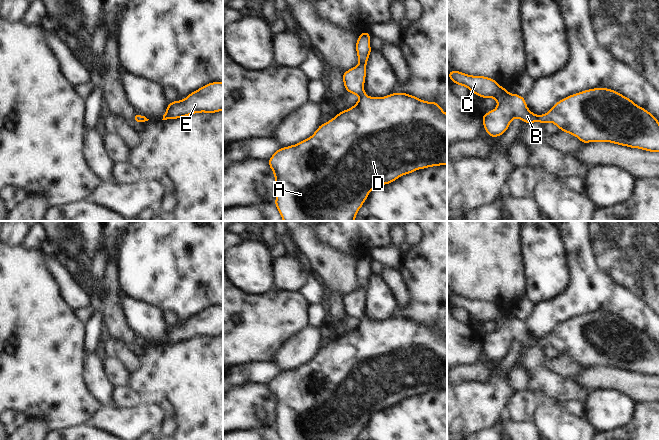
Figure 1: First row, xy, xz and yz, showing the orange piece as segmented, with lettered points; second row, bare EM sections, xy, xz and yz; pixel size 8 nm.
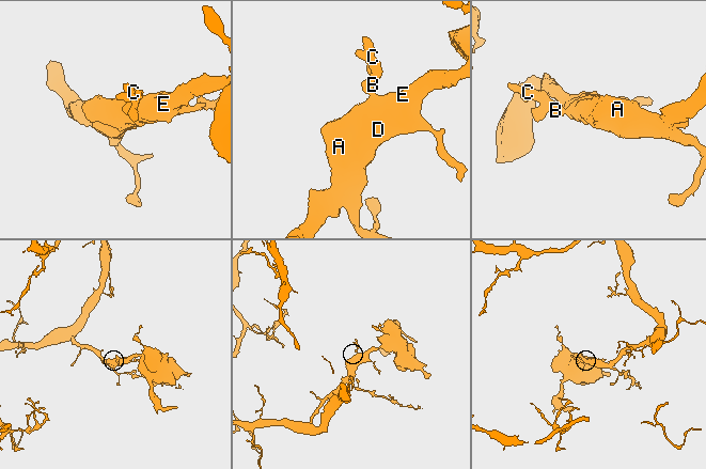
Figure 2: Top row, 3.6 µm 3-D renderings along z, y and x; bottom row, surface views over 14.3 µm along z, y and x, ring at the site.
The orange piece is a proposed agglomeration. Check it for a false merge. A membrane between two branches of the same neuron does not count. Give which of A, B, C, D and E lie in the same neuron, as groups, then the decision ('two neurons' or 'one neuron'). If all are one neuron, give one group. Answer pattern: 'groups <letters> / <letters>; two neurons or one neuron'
groups A B C D E; one neuron

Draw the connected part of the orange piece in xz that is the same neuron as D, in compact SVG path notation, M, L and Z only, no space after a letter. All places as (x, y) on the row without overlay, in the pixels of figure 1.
M368 255L360 257L356 265L356 276L359 288L342 298L345 314L351 318L358 319L360 321L358 326L351 332L338 336L338 338L328 346L321 348L311 361L300 365L296 369L279 372L268 384L268 388L275 400L276 424L274 428L281 440L356 440L372 413L392 407L397 402L413 397L418 393L447 389L447 338L437 326L426 326L403 316L391 317L385 321L369 321L366 319L364 315L366 288L372 276L370 262L371 259Z

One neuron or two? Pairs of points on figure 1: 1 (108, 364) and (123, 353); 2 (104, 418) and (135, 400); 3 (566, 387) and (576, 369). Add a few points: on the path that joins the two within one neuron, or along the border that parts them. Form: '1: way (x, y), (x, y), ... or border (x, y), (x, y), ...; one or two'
1: border (102, 355), (108, 358), (116, 358), (130, 373); two
2: border (144, 400), (134, 407), (115, 406); two
3: border (550, 369), (565, 377), (573, 378); two

